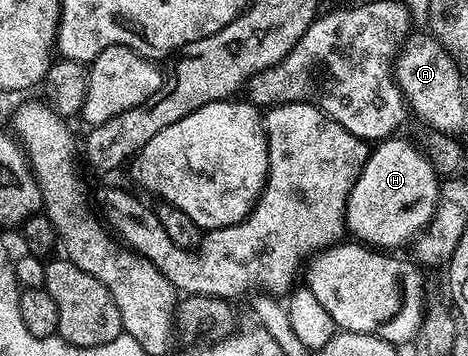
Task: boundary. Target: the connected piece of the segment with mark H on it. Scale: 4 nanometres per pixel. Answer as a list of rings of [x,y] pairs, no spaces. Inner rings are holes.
[[[397,138],[380,140],[370,150],[369,159],[361,167],[357,180],[353,182],[353,188],[345,206],[345,226],[348,234],[354,240],[365,245],[372,245],[377,249],[397,249],[393,247],[407,242],[410,238],[409,243],[414,236],[420,234],[422,229],[430,224],[439,196],[439,176],[433,170],[433,165],[424,151],[414,144],[413,148],[405,139]]]

